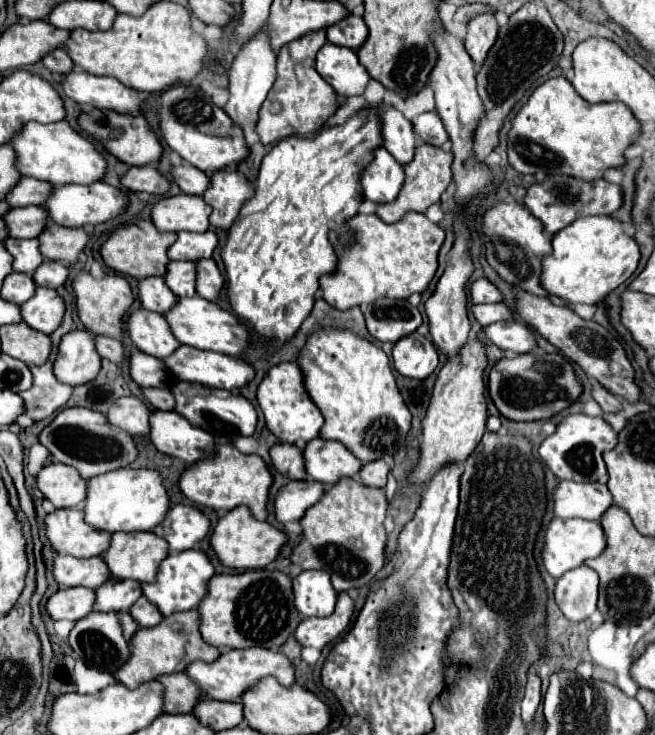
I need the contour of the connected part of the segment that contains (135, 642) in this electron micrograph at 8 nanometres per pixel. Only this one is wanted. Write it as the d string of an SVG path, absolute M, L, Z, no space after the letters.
M192 609L192 611L184 611L184 613L172 613L170 617L164 617L162 623L158 623L152 629L138 629L130 641L128 663L124 663L118 671L112 673L114 679L118 683L122 683L124 687L132 689L132 687L138 687L140 683L156 679L158 675L182 671L192 661L204 661L204 663L216 661L220 651L216 647L204 643L204 639L200 637L198 625L200 625L198 611Z

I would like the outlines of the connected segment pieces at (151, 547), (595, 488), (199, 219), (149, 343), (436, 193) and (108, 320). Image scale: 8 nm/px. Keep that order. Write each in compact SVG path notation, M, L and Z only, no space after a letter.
M116 533L110 539L110 547L100 557L108 565L110 575L114 579L134 579L142 583L154 579L156 567L166 555L168 555L168 543L164 543L164 539L160 539L154 533L132 533L132 535Z
M560 481L552 491L554 517L580 517L598 521L600 515L612 505L612 495L602 483L576 483Z
M174 195L162 197L152 207L152 223L160 231L196 231L202 233L208 229L208 217L212 207L196 195Z
M136 309L126 319L126 329L132 339L132 343L158 359L168 357L180 343L172 335L164 315L148 311L148 309Z
M418 145L416 147L416 155L410 163L404 165L404 185L400 189L400 195L392 201L392 203L382 203L376 205L376 215L384 221L384 223L396 223L404 213L408 211L418 211L424 213L432 203L440 201L440 195L446 191L446 187L452 181L452 153L444 153L440 147L434 145Z
M80 271L72 283L72 289L76 295L78 317L84 323L84 327L94 335L108 335L114 339L122 339L122 317L134 301L128 281L116 273L106 273L102 279L96 279L90 273Z

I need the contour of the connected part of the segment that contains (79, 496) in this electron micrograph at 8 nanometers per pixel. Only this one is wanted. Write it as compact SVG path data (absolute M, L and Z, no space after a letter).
M50 463L36 475L36 487L42 495L52 501L56 509L76 507L84 501L86 481L78 475L74 467L62 463Z

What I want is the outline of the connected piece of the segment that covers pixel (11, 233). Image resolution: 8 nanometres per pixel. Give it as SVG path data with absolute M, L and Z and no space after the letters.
M38 205L14 207L2 219L6 223L8 237L14 237L14 239L38 237L42 227L46 227L48 223L48 215L44 215L44 211L40 211Z

